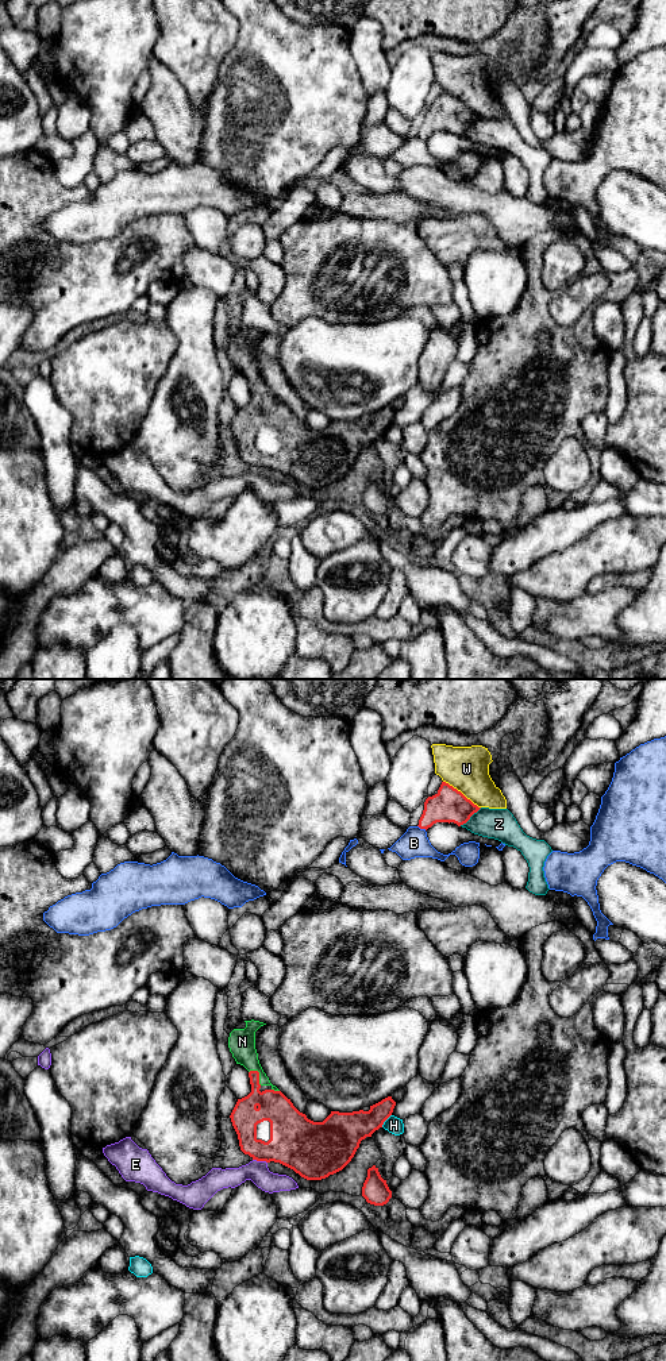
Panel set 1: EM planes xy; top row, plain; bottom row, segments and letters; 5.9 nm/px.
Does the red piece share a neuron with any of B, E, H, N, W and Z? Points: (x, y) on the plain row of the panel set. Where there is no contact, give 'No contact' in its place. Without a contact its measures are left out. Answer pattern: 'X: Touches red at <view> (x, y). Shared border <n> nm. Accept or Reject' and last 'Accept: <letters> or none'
B: Touches red at xy (422, 137). Shared border 60 nm. Reject
E: Touches red at xy (260, 469). Shared border 90 nm. Reject
H: Touches red at xy (385, 428). Shared border 100 nm. Reject
N: Touches red at xy (258, 384). Shared border 120 nm. Accept
W: Touches red at xy (461, 101). Shared border 280 nm. Reject
Z: Touches red at xy (470, 124). Shared border 170 nm. Reject
Accept: N

